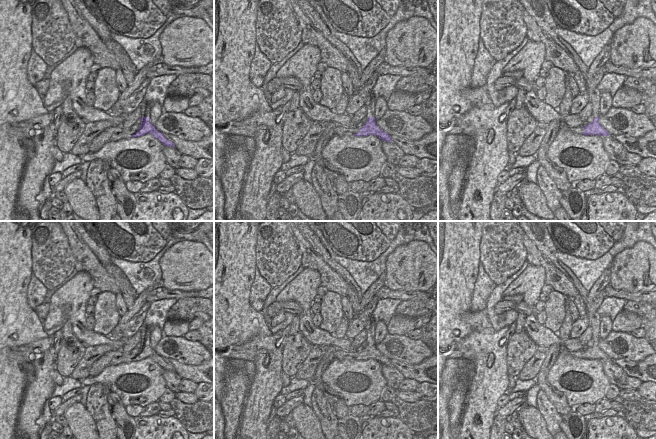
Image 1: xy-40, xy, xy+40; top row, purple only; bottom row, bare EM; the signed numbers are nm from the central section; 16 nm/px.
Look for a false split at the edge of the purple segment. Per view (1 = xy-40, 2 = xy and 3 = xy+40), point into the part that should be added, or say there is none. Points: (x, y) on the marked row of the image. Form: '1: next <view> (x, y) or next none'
1: next none
2: next none
3: next none

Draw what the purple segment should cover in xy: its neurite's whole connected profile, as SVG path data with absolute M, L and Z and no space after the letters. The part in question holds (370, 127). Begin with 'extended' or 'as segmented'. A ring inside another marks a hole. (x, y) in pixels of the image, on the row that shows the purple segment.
as segmented; M366 117L367 121L359 129L359 132L354 134L355 137L374 135L380 138L382 141L393 142L390 135L382 131L376 124L375 117Z

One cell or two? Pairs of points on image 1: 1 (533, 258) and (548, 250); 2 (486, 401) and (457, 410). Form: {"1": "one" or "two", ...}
{"1": "two", "2": "two"}

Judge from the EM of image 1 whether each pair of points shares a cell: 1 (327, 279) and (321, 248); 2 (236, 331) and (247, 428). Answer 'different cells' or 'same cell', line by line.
1: different cells
2: different cells

